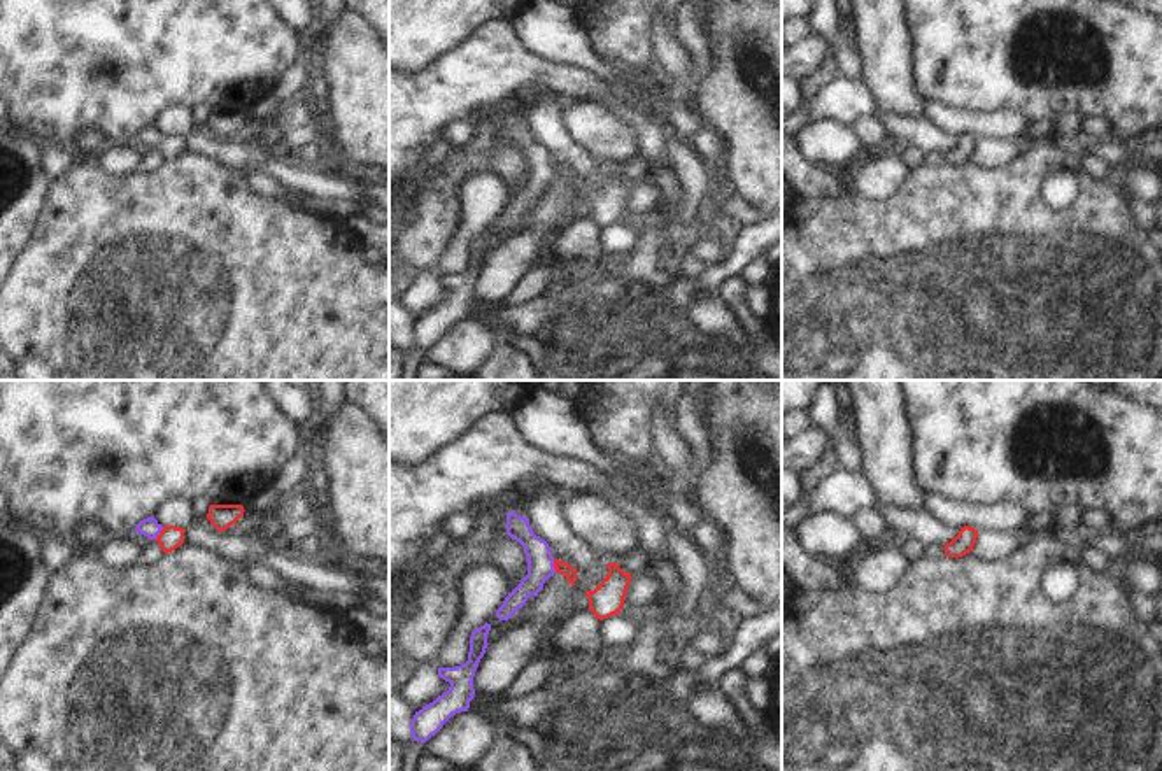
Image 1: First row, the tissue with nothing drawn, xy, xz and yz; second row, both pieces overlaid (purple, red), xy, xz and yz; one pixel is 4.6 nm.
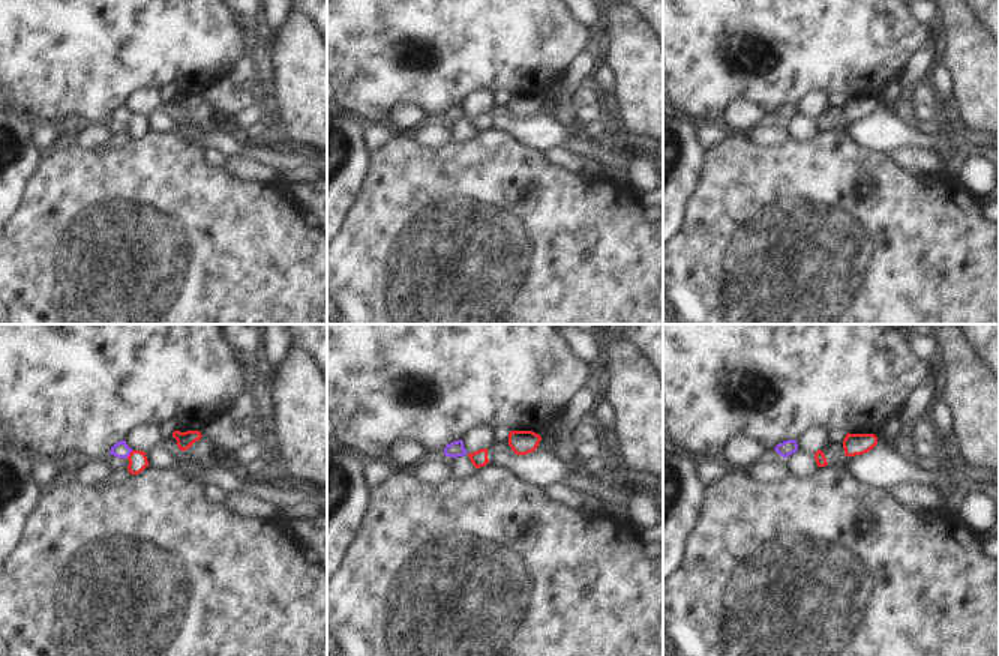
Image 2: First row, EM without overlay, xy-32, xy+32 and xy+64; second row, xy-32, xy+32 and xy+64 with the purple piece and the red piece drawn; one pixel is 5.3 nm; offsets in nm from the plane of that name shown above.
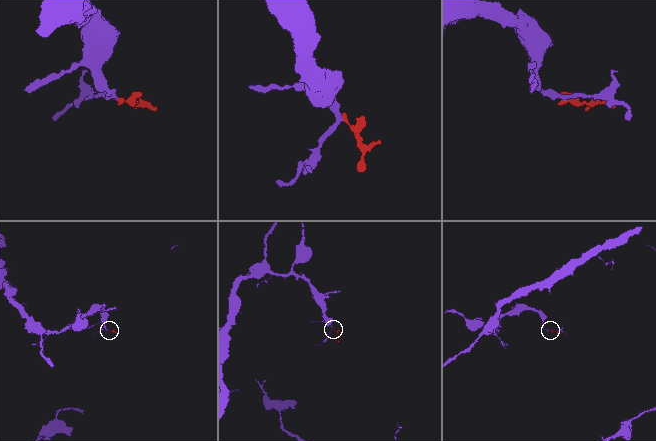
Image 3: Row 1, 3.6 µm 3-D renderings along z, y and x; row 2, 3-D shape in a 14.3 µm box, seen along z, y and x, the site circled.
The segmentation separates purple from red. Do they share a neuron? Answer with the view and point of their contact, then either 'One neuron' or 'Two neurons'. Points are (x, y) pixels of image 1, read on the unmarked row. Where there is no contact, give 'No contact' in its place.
Touches purple at xz (552, 174). One neuron.

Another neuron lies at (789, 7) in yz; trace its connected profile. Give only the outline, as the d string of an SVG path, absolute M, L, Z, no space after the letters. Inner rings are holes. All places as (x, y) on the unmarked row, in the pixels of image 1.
M782 0L782 19L790 16L810 16L813 0Z

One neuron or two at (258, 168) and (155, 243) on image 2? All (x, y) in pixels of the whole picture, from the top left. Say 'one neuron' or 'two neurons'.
two neurons

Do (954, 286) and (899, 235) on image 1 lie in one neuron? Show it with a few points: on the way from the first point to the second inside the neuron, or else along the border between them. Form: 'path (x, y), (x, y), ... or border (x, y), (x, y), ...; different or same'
path (940, 275), (914, 249); same

